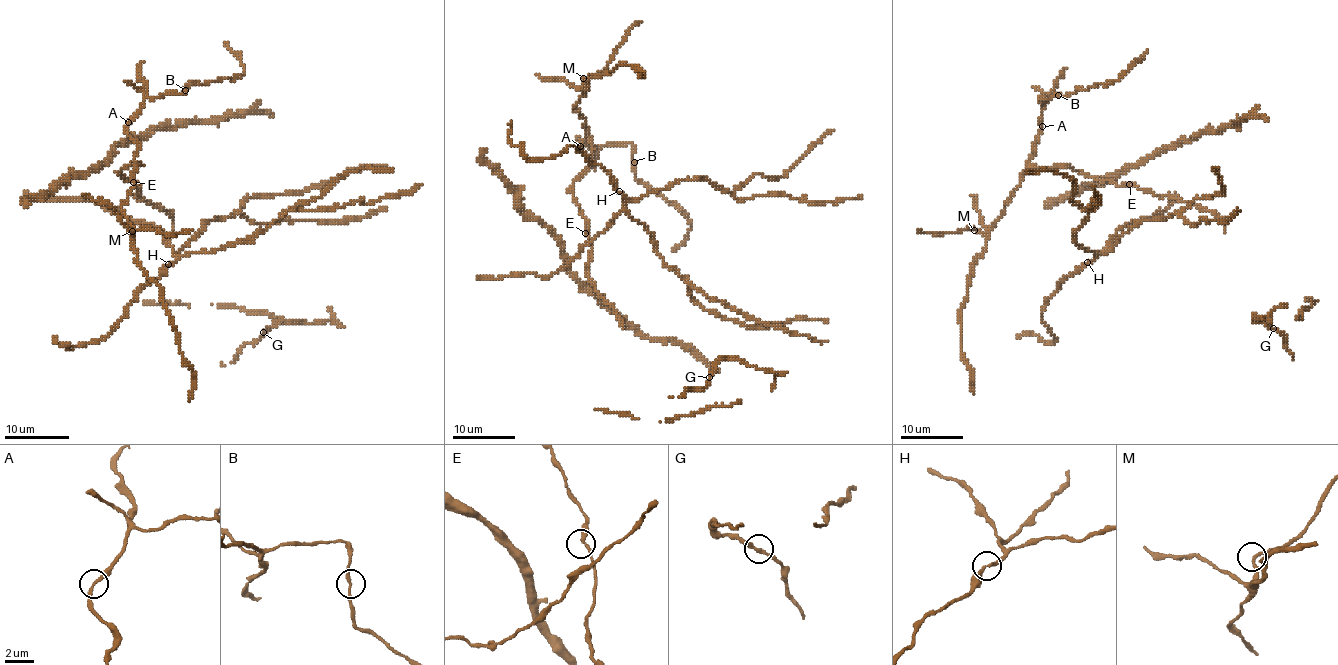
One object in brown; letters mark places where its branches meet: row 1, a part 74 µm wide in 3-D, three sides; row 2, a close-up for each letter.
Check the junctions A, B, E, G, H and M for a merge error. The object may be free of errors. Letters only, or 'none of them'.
none of them

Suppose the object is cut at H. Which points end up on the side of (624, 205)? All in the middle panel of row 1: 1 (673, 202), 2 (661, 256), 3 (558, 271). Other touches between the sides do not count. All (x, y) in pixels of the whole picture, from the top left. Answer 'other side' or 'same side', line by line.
1: other side
2: same side
3: same side

